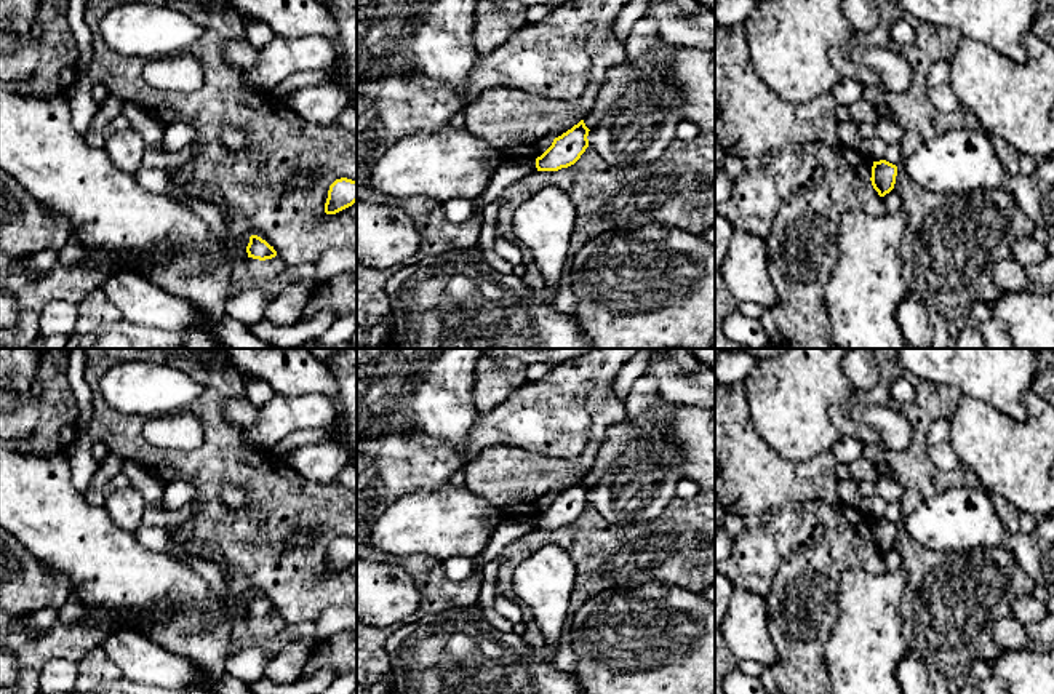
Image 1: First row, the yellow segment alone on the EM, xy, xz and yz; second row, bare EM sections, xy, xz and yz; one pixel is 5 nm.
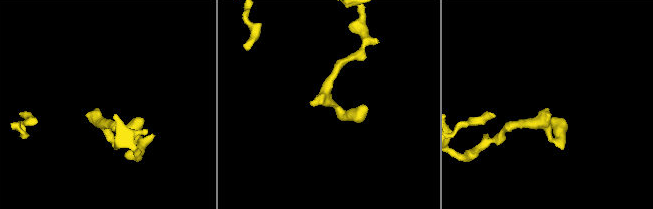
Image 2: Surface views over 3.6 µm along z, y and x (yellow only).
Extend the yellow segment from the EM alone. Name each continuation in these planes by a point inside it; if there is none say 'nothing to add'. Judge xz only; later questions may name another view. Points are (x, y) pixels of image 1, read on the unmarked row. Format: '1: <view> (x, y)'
nothing to add

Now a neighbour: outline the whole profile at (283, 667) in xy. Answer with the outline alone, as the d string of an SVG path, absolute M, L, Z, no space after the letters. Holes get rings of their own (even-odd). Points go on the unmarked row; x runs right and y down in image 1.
M301 643L289 644L283 651L270 652L270 656L265 657L264 675L277 684L293 684L301 678L309 654L310 649Z

